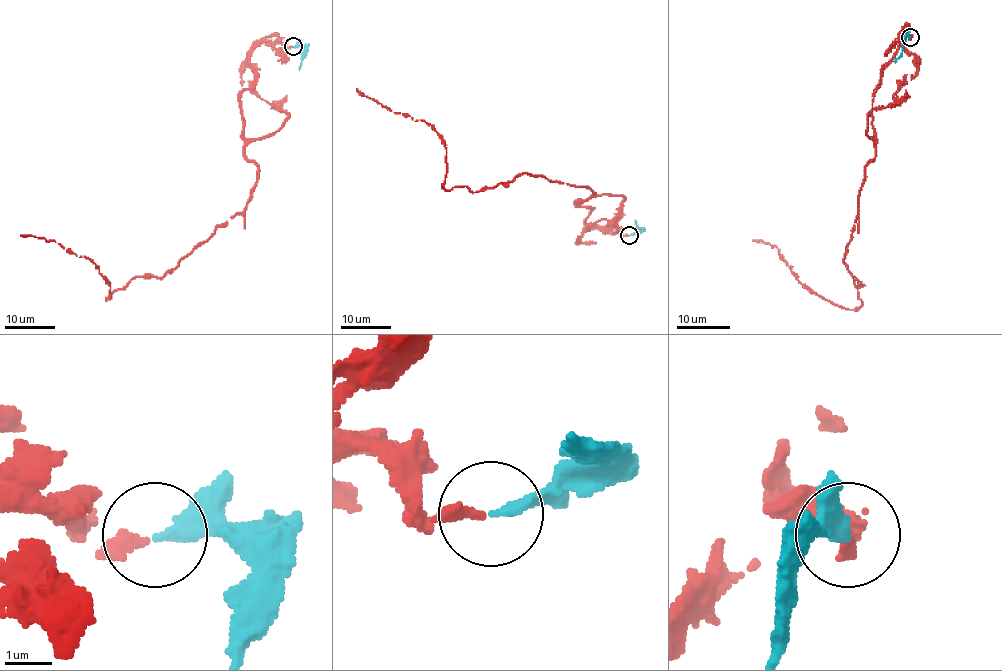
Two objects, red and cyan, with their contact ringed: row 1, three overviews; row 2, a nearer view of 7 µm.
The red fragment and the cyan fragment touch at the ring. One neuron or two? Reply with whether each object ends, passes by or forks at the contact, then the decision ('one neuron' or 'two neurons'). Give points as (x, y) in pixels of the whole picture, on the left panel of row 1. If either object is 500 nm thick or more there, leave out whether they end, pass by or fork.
red ends; cyan ends; one neuron

